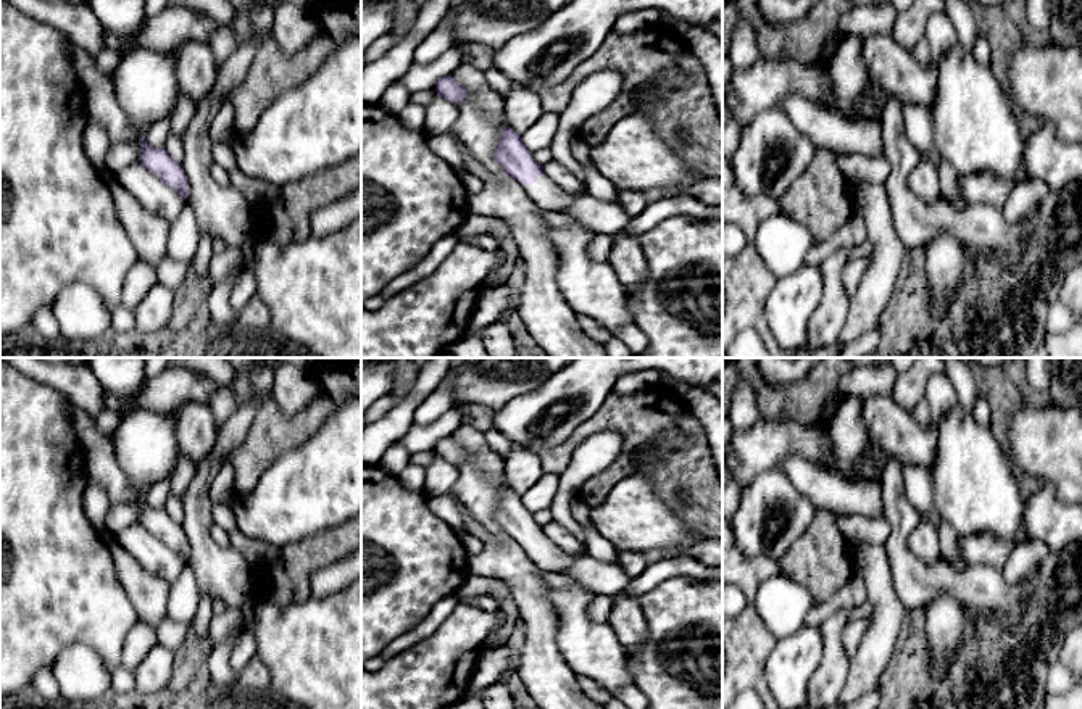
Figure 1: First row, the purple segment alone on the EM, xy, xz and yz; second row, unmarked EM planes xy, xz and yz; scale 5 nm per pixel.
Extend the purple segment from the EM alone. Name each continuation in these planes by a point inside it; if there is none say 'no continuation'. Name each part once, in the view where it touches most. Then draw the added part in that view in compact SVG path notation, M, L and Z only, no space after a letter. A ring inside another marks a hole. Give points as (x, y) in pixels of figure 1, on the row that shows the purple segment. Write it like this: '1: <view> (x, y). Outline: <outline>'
1: xz (545, 192). Outline: M547 174L539 176L532 185L522 189L540 209L547 211L566 211L579 197L579 193L563 190Z

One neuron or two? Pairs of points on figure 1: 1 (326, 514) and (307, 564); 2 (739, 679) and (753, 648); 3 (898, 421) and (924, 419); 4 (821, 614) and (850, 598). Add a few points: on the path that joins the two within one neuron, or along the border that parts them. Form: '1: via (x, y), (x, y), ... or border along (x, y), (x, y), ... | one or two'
1: border along (344, 522), (284, 547) | two
2: via (744, 671), (745, 656) | one
3: border along (908, 411), (918, 424), (932, 424) | two
4: via (828, 608), (844, 598) | one

